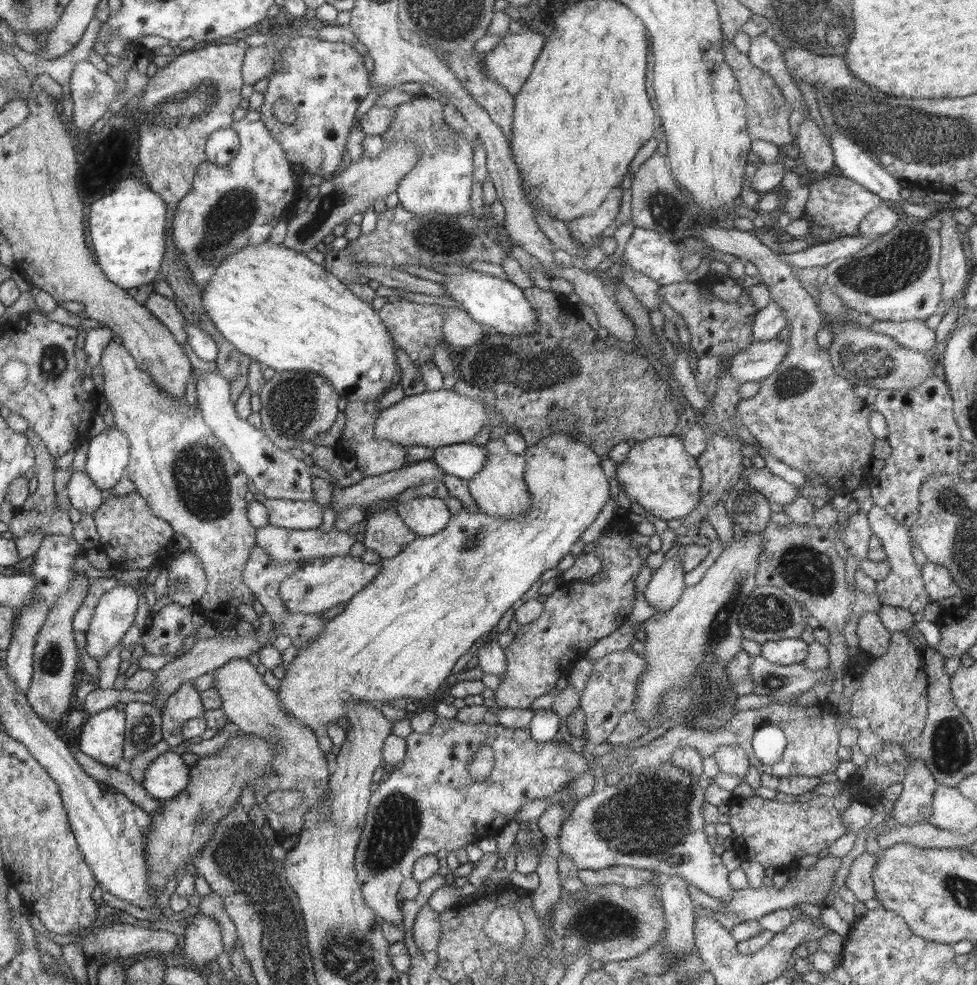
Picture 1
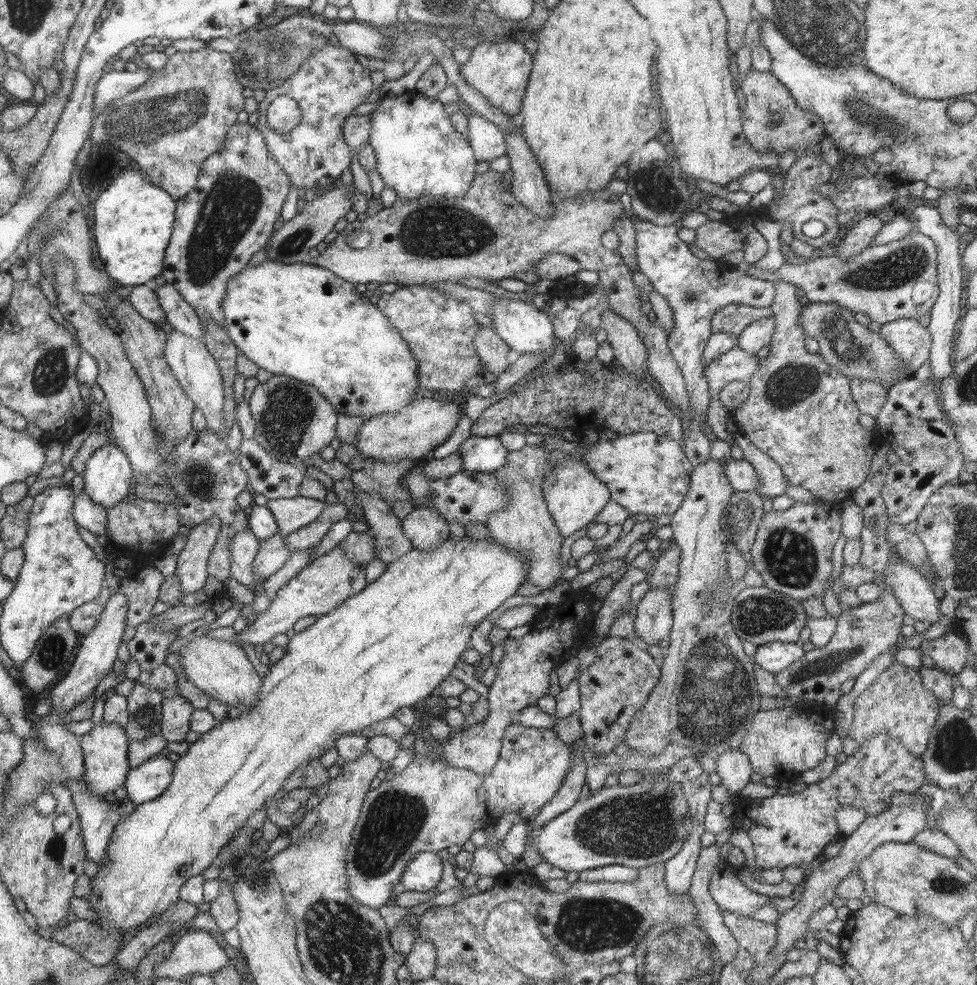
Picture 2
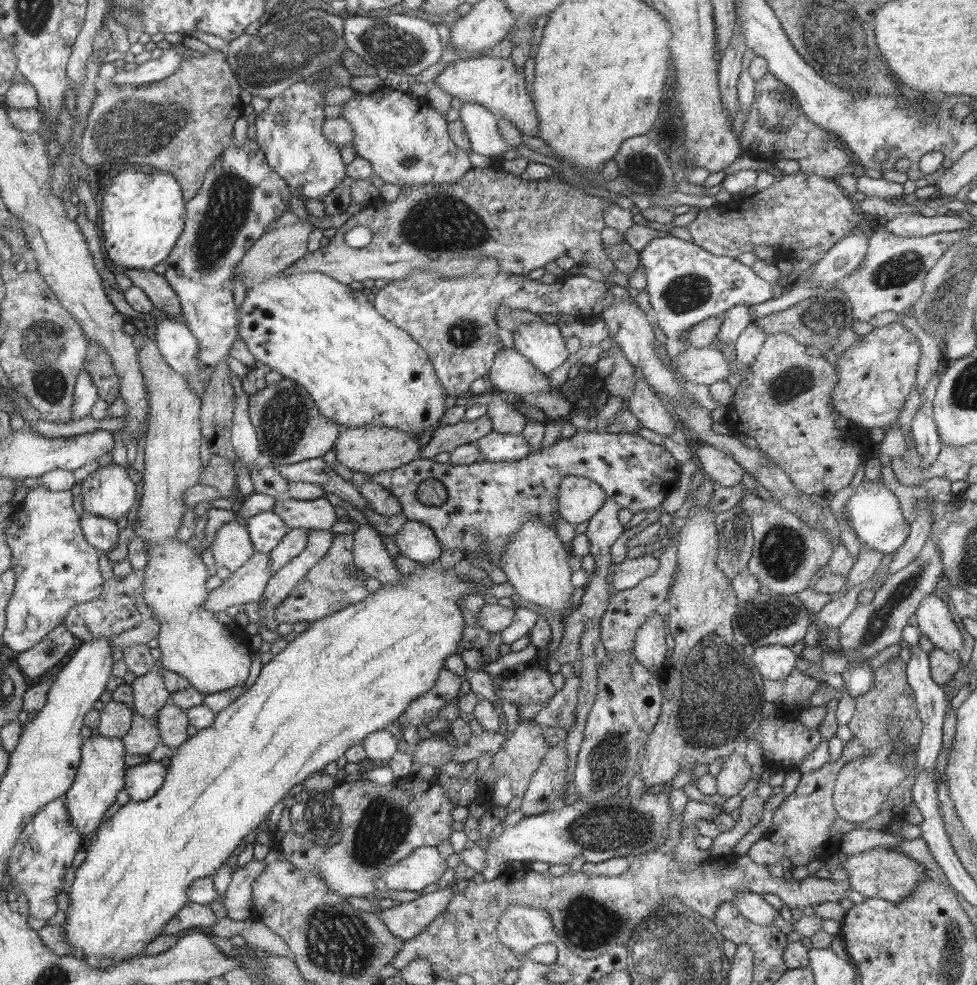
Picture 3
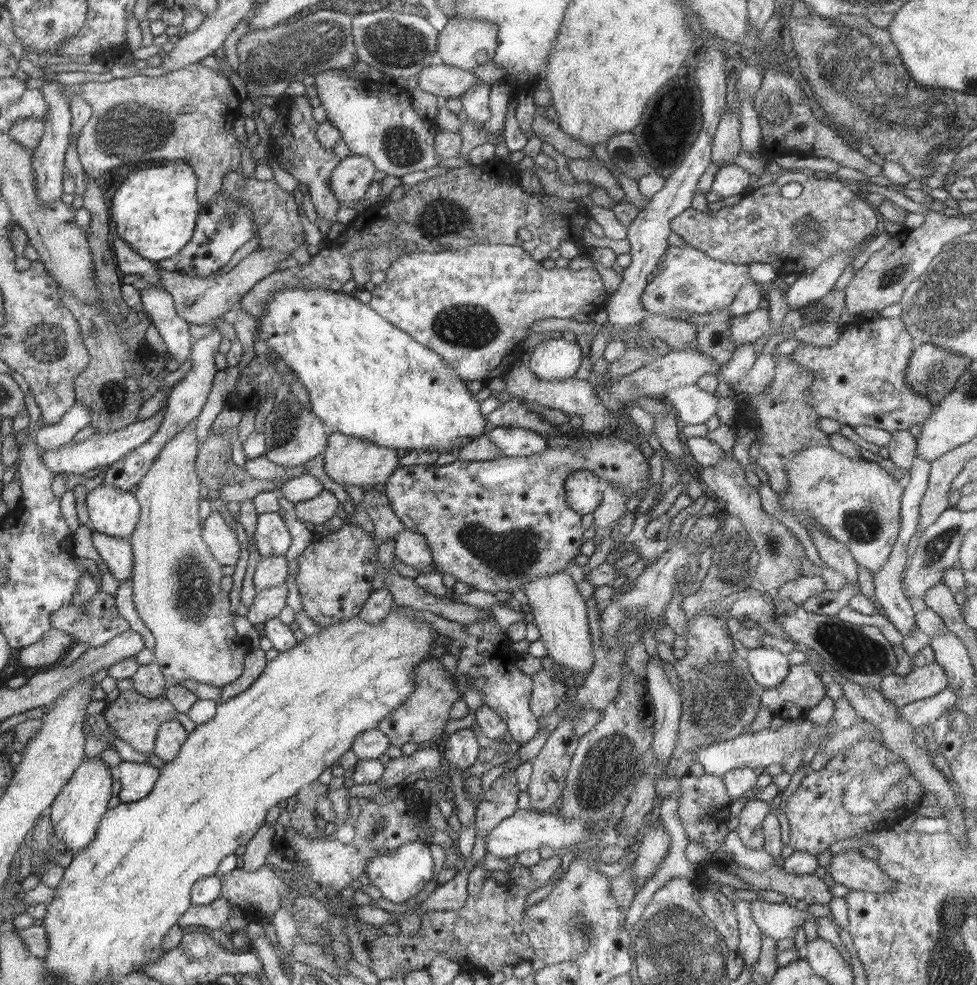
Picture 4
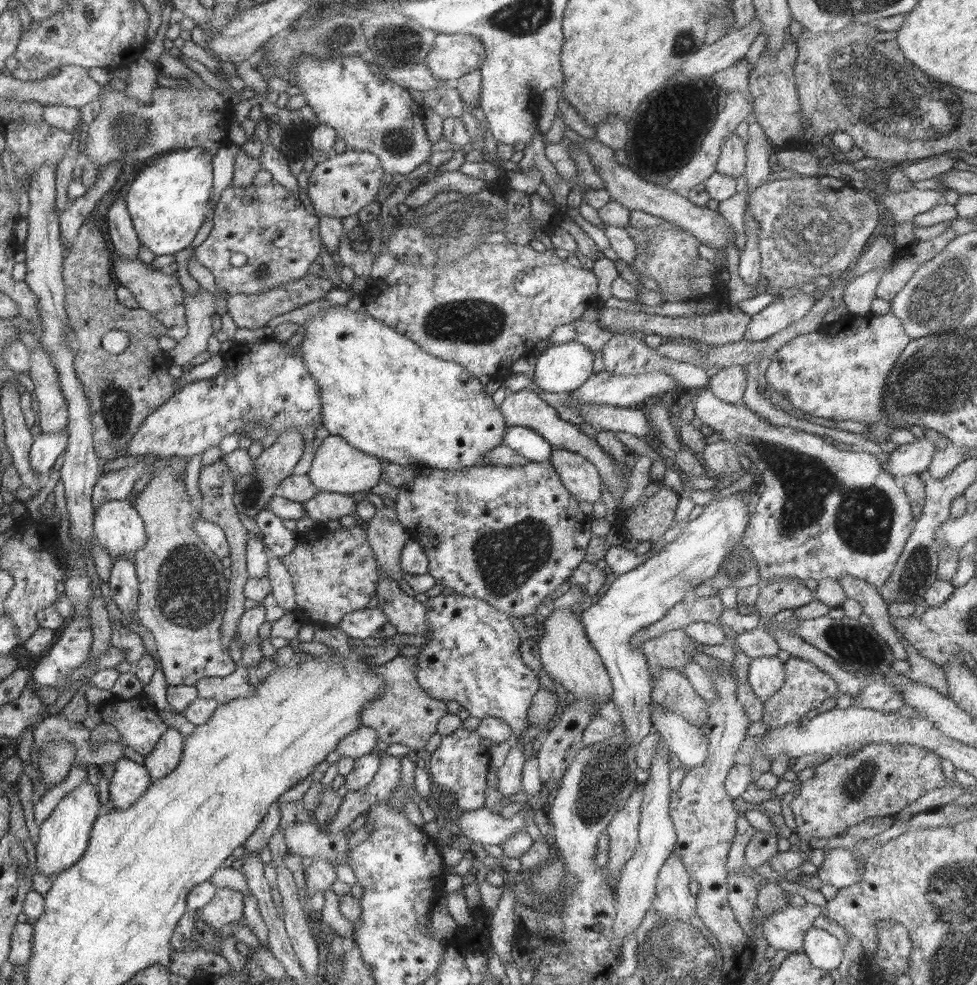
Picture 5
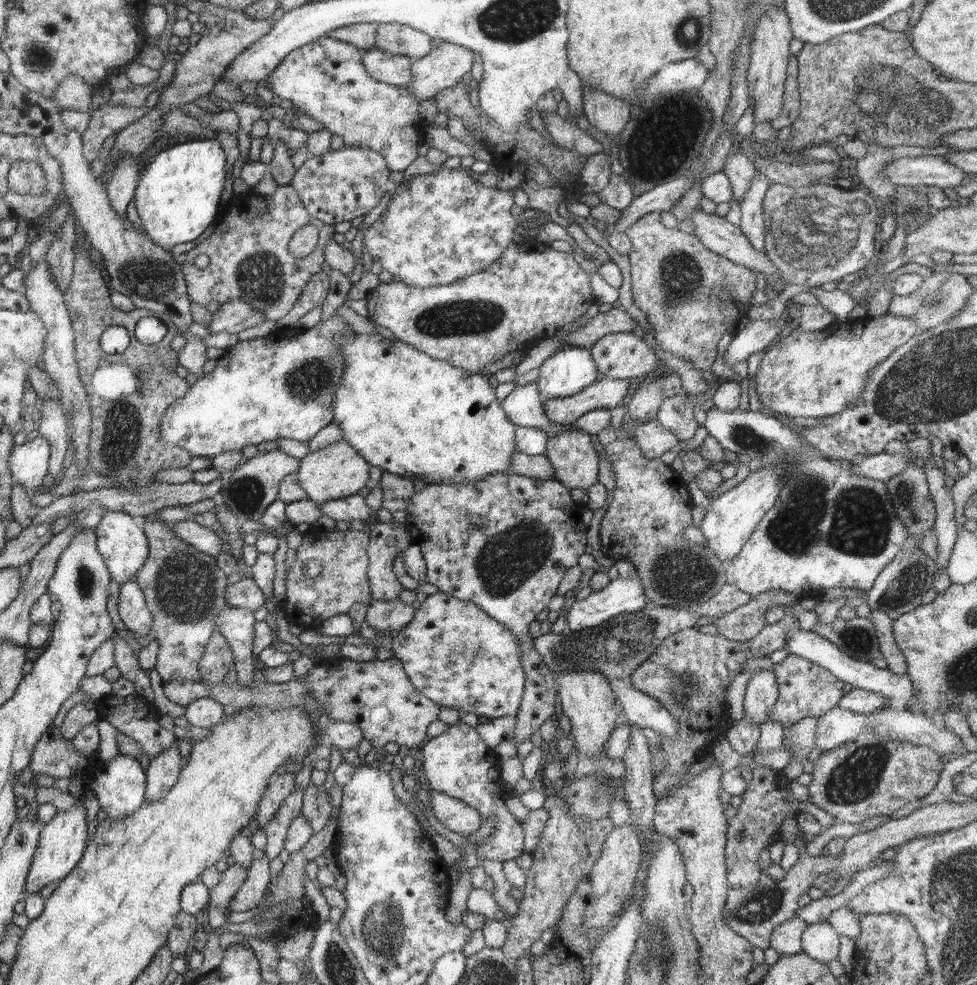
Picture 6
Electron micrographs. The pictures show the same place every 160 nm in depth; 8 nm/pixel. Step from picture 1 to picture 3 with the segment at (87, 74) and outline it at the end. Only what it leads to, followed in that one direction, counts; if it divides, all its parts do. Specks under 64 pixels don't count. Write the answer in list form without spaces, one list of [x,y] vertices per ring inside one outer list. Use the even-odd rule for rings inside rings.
[[[164,49],[162,55],[158,59],[150,59],[145,63],[138,65],[136,69],[126,72],[119,70],[111,82],[117,85],[129,84],[140,86],[158,82],[168,78],[174,71],[180,68],[181,62],[185,59],[178,50]]]

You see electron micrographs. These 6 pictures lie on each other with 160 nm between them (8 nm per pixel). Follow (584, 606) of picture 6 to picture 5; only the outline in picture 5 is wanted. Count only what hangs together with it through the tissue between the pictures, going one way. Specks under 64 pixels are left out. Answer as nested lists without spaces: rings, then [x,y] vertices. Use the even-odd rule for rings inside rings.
[[[735,492],[728,497],[710,502],[703,508],[702,514],[694,520],[686,523],[682,533],[672,542],[668,543],[654,557],[648,558],[634,570],[617,576],[608,585],[608,591],[596,604],[585,605],[585,610],[579,614],[586,631],[586,639],[590,640],[594,648],[597,648],[601,656],[603,666],[612,682],[612,702],[620,714],[621,724],[626,729],[626,737],[630,745],[638,745],[646,736],[653,731],[651,721],[651,710],[654,708],[652,700],[653,678],[648,669],[648,661],[642,649],[636,649],[630,645],[632,636],[648,626],[654,625],[658,620],[666,616],[674,606],[690,596],[696,586],[702,583],[709,583],[713,576],[721,570],[721,565],[729,556],[733,548],[741,543],[743,534],[749,523],[749,515],[754,502],[746,502],[745,496]]]

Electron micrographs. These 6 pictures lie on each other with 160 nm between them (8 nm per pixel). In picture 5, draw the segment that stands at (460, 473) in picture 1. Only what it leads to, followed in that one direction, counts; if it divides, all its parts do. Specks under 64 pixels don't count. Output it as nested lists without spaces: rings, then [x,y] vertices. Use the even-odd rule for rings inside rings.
[[[508,426],[503,444],[532,462],[549,460],[553,446],[535,430],[525,426]]]

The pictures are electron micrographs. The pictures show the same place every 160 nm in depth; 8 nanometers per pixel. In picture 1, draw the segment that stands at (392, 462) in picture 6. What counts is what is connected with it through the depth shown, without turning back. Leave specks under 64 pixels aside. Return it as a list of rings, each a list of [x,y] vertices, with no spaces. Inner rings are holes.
[[[270,242],[251,244],[250,247],[234,253],[232,257],[228,257],[220,263],[220,267],[214,271],[214,277],[209,280],[209,284],[205,288],[201,288],[201,295],[206,312],[216,325],[216,328],[223,334],[223,337],[252,360],[262,362],[262,364],[274,368],[277,372],[292,370],[323,376],[334,387],[334,390],[338,392],[338,397],[348,399],[348,402],[376,399],[376,396],[384,394],[384,390],[394,384],[398,364],[396,364],[396,354],[394,354],[392,338],[388,338],[388,328],[382,324],[381,316],[378,316],[378,312],[370,304],[360,300],[356,294],[348,292],[344,288],[344,284],[336,278],[336,275],[330,274],[320,264],[314,264],[310,258],[304,256],[304,253],[290,250],[290,248],[284,247],[283,244],[275,245]]]

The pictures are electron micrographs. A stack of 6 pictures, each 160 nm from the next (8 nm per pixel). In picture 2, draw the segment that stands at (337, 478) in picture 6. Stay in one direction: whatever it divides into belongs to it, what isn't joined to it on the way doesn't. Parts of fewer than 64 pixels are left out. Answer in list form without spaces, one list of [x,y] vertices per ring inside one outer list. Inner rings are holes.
[[[418,398],[418,401],[408,403],[401,412],[377,414],[377,416],[365,420],[358,431],[355,447],[365,458],[375,458],[375,460],[383,460],[383,462],[391,462],[391,460],[397,460],[397,458],[416,461],[422,456],[426,456],[430,450],[436,450],[442,446],[452,436],[462,416],[465,416],[462,405],[446,402],[446,400],[440,402],[437,398]]]

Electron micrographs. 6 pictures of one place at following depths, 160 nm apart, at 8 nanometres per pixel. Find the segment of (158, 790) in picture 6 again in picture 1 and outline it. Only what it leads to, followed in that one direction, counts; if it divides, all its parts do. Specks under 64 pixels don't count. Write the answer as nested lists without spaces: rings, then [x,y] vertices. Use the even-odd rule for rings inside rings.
[[[186,681],[164,703],[161,710],[161,728],[163,740],[173,749],[182,745],[182,728],[191,718],[201,717],[205,712],[201,693],[193,686],[193,681]]]

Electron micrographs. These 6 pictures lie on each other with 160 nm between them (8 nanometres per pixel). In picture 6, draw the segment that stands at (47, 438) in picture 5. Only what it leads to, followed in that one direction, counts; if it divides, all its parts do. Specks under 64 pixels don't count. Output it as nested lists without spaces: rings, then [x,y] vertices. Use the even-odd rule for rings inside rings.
[[[40,434],[21,445],[15,444],[9,452],[9,467],[14,481],[33,492],[49,474],[51,456],[52,444]]]

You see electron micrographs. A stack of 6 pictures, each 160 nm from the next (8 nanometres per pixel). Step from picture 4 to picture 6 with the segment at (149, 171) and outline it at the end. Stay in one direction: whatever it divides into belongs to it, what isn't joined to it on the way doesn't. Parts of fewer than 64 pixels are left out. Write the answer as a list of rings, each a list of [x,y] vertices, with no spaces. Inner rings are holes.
[[[191,140],[156,154],[138,180],[134,203],[142,229],[162,248],[192,242],[216,218],[226,184],[226,154],[216,140]]]

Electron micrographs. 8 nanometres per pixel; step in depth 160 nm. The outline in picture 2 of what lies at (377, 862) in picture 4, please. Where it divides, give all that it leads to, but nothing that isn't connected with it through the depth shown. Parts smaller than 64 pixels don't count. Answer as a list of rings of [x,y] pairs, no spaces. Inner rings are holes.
[[[418,853],[402,873],[402,886],[406,891],[428,892],[434,890],[442,876],[442,860],[436,853]]]

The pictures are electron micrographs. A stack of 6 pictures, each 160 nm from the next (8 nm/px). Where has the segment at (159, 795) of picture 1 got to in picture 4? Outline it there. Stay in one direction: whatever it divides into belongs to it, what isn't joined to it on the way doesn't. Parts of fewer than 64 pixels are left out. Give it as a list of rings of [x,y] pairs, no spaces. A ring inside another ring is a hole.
[[[121,761],[118,765],[121,802],[138,802],[142,798],[148,797],[153,792],[159,776],[160,769],[149,763],[136,764],[136,762]]]

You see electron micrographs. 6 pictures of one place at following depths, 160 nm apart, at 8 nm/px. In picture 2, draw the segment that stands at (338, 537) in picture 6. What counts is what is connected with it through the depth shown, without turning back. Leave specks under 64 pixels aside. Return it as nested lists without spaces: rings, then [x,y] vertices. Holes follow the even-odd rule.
[[[338,545],[320,558],[312,560],[310,564],[306,564],[292,580],[286,583],[286,586],[280,588],[270,609],[254,619],[253,624],[247,626],[246,630],[237,634],[236,642],[242,648],[244,648],[244,644],[251,645],[253,648],[259,644],[264,645],[266,642],[272,641],[272,638],[288,632],[301,618],[308,616],[318,618],[333,613],[351,597],[362,593],[368,585],[364,578],[364,572],[362,572],[362,580],[360,580],[358,566],[352,564],[352,559]]]

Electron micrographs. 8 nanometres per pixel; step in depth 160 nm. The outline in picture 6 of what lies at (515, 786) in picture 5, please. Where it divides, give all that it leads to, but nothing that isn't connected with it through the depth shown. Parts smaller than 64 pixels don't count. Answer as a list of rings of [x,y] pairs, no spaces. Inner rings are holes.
[[[498,472],[491,474],[488,478],[483,478],[478,482],[471,482],[470,484],[428,484],[424,490],[420,492],[415,491],[411,500],[408,501],[408,506],[405,508],[407,519],[404,526],[409,530],[413,537],[413,544],[421,547],[422,554],[425,557],[425,563],[428,566],[428,582],[438,586],[438,590],[444,594],[454,596],[465,602],[472,602],[474,605],[482,608],[488,615],[491,615],[497,622],[500,622],[508,628],[514,636],[518,646],[521,646],[522,666],[525,668],[526,684],[524,690],[524,700],[521,701],[521,706],[518,709],[516,726],[514,726],[514,735],[512,735],[512,742],[514,746],[522,744],[536,734],[543,722],[557,717],[559,707],[556,702],[557,684],[554,678],[554,673],[546,667],[542,662],[542,656],[538,655],[538,651],[534,649],[534,639],[530,637],[530,624],[537,620],[537,617],[542,610],[547,609],[550,599],[557,594],[560,588],[562,577],[565,576],[566,569],[572,569],[573,566],[578,565],[578,558],[584,554],[586,548],[586,532],[587,526],[580,523],[580,515],[583,507],[572,499],[570,489],[564,486],[558,479],[554,478],[528,478],[527,476],[520,476],[514,473]]]

